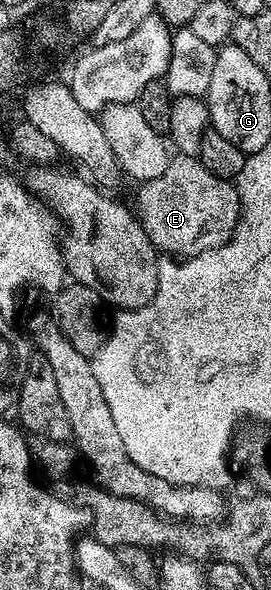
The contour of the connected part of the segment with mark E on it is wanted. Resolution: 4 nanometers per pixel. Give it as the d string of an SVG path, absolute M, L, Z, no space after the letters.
M174 155L159 178L146 180L138 188L141 189L137 192L135 215L154 248L169 258L198 256L223 246L231 238L237 219L241 216L236 183L211 174L211 170L207 170L207 166L203 166L196 156Z

